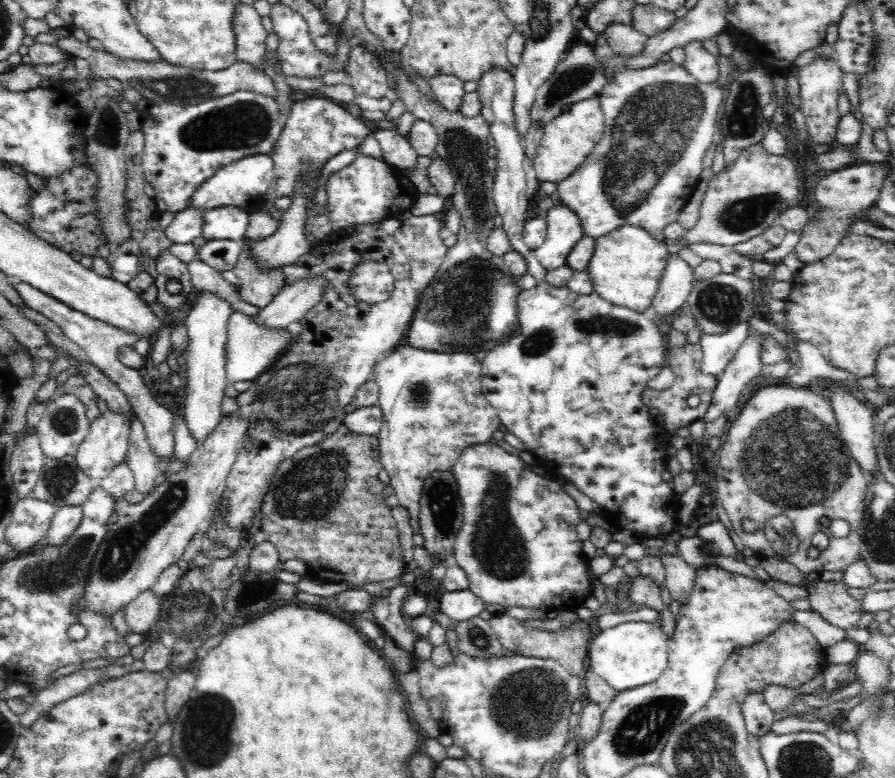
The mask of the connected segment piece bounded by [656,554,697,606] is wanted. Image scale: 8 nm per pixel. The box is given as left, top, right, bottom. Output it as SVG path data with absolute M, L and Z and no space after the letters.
M680 554L662 555L656 558L656 561L663 567L665 586L670 592L672 600L677 600L681 606L694 588L697 568L690 566Z

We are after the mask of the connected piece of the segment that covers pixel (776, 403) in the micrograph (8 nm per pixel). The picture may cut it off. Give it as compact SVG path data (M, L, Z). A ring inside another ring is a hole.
M778 384L778 385L771 385L770 388L768 386L760 388L758 392L755 392L753 396L750 397L744 408L741 410L739 416L735 418L730 426L726 430L725 439L722 445L722 451L720 452L716 477L717 477L717 498L723 504L724 510L726 510L729 519L732 522L733 529L735 530L736 534L742 539L743 544L748 546L754 551L754 554L757 558L774 558L780 559L784 562L789 562L790 564L794 565L800 572L819 572L820 574L823 572L838 572L839 570L844 572L846 567L850 566L859 556L859 546L860 544L860 537L859 537L859 526L863 522L863 518L866 515L866 494L868 494L868 490L870 488L870 478L864 478L862 475L862 469L860 469L860 465L858 465L858 461L855 461L853 458L850 458L849 453L846 452L847 448L842 444L840 438L840 426L837 425L837 420L835 419L834 411L832 410L831 402L828 399L824 399L822 396L818 395L814 390L808 390L806 388L798 387L793 388L789 384ZM779 514L786 515L793 524L794 532L799 540L798 546L798 555L797 556L786 556L786 555L779 555L768 542L768 539L765 537L764 532L764 525L770 518L773 516L778 516ZM822 516L826 516L826 518L831 519L842 519L846 520L850 526L850 533L846 537L836 536L834 535L830 529L824 527L820 523L820 518ZM744 518L749 518L752 522L755 522L756 528L755 531L750 533L744 531L742 529L742 520ZM818 531L824 532L826 536L829 538L829 545L828 547L820 552L818 558L811 559L808 557L807 550L812 546L811 538L816 534Z

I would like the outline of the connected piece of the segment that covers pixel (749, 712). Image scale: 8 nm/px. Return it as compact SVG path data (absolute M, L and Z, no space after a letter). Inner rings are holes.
M762 693L748 694L742 710L747 732L752 735L763 735L772 732L774 723L773 711L765 702Z

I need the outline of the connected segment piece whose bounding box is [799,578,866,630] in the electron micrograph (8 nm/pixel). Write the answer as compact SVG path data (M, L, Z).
M800 581L808 592L811 610L821 614L830 624L844 630L859 627L856 623L866 612L862 605L848 593L848 585L842 581Z

